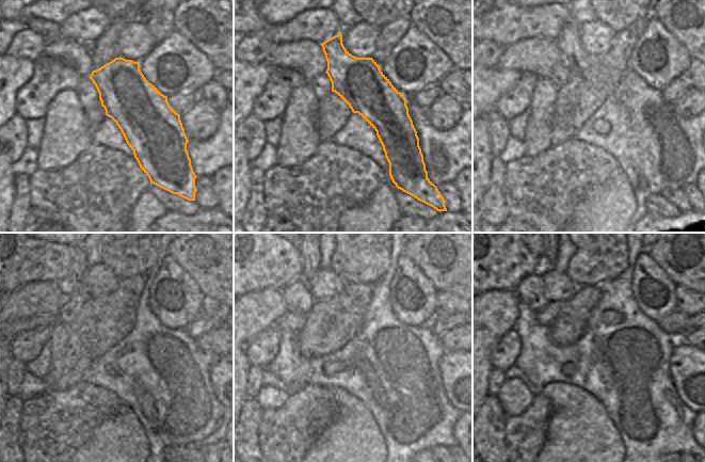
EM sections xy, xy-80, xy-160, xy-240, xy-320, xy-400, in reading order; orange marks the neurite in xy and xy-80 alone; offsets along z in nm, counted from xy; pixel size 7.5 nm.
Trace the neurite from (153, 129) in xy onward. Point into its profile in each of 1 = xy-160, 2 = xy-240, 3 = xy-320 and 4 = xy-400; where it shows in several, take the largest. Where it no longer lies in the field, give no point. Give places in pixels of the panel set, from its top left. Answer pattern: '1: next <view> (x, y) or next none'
1: next xy-160 (579, 62)
2: next xy-240 (73, 283)
3: next xy-320 (310, 255)
4: next xy-400 (549, 254)

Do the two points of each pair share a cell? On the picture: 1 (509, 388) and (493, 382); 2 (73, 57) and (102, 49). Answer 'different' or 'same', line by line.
1: different
2: different

